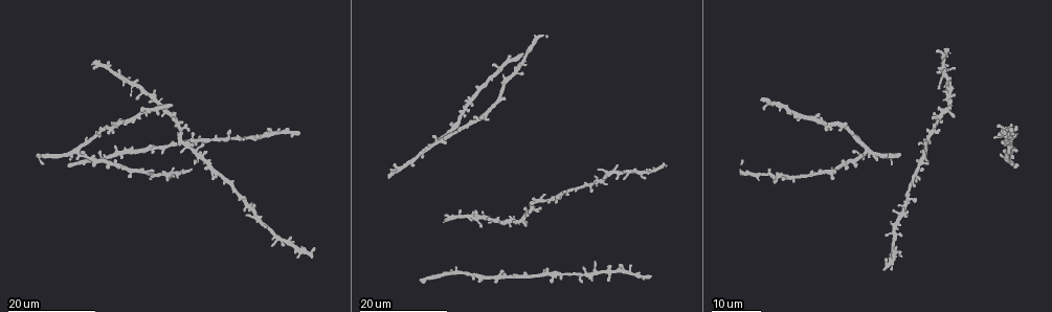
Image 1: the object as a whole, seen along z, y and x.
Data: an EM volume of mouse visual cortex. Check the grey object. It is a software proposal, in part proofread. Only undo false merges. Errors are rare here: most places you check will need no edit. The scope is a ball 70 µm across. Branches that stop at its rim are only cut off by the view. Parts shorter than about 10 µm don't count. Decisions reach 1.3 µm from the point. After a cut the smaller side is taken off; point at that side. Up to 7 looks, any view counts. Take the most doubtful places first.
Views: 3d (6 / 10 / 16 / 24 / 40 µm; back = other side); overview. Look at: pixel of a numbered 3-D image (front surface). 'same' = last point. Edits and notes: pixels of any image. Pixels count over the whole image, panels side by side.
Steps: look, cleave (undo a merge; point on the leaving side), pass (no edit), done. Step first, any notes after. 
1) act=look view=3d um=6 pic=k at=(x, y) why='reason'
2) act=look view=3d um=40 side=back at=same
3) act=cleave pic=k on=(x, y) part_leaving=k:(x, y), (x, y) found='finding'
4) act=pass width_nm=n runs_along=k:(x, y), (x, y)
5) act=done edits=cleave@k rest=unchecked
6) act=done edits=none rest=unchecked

act=look view=3d um=16 pic=1 at=(522, 220) why='looks like a crossing'

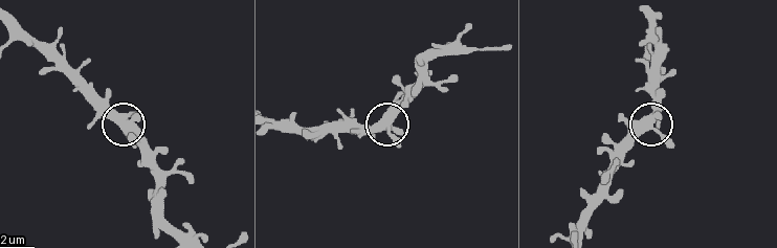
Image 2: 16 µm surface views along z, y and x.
act=look view=3d um=6 pic=2 at=(651, 129)

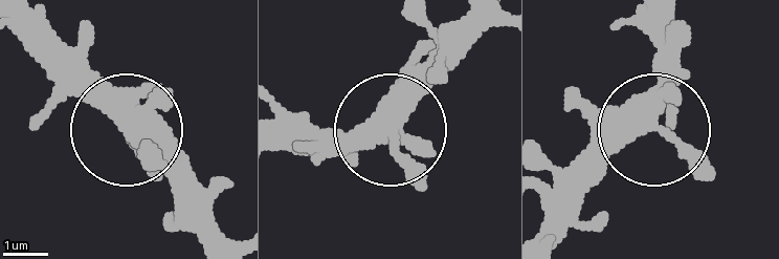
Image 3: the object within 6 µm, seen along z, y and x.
act=pass arms=4 found='all the same neuron'

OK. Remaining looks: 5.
act=look view=3d um=24 pic=1 at=(131, 82) why='four-way junction'

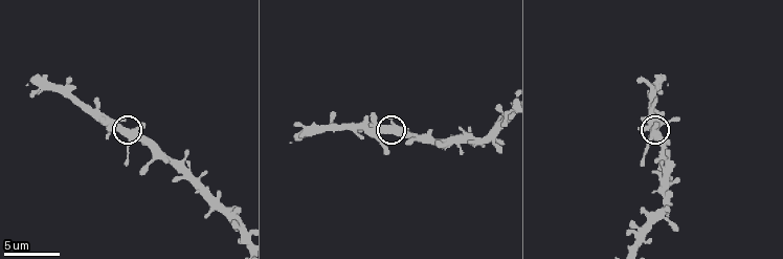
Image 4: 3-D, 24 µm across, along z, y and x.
act=look view=3d um=10 pic=4 at=(129, 129)

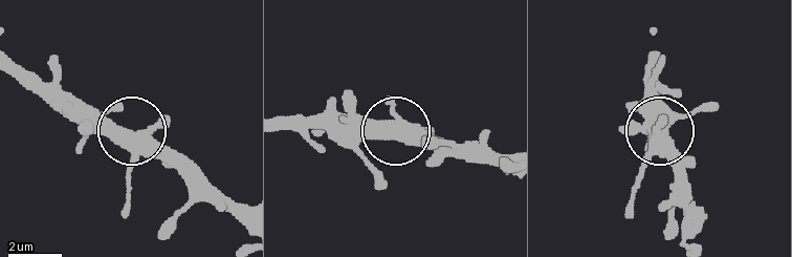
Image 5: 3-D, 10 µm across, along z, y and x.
act=pass width_nm=430 found='continuous, no second neuron'

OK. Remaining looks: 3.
act=look view=3d um=24 pic=1 at=(456, 122) why='three-way junction'

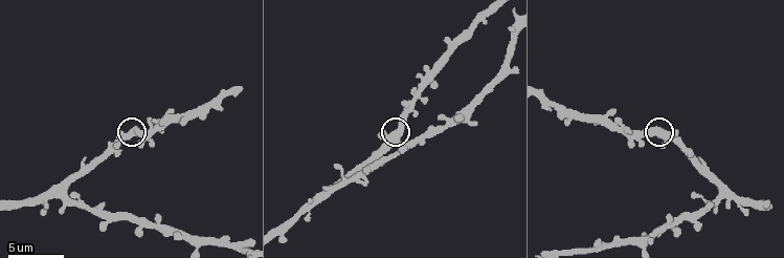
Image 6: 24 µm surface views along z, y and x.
act=look view=3d um=6 pic=6 at=(391, 136)

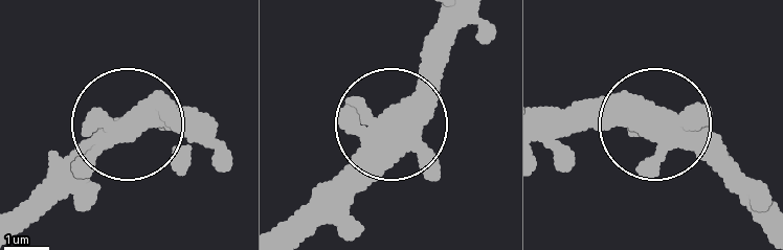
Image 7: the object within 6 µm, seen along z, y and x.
act=pass arms=3 found='continuous, no second neuron'

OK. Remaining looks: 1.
act=done edits=none rest=unchecked

